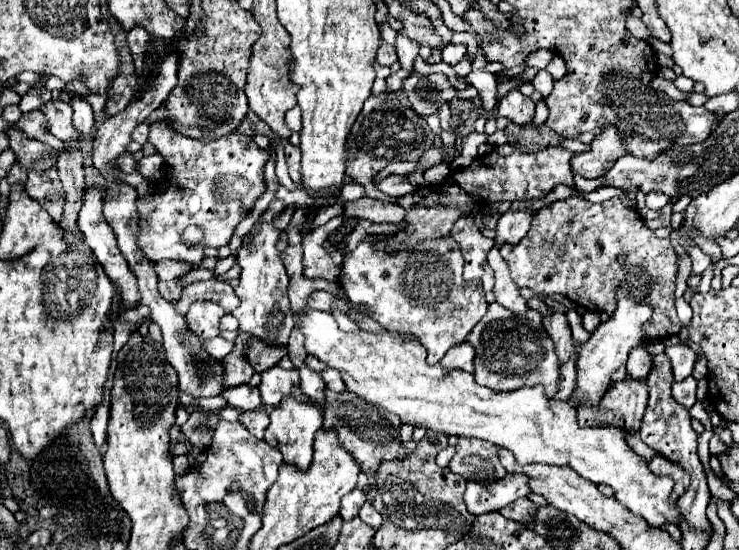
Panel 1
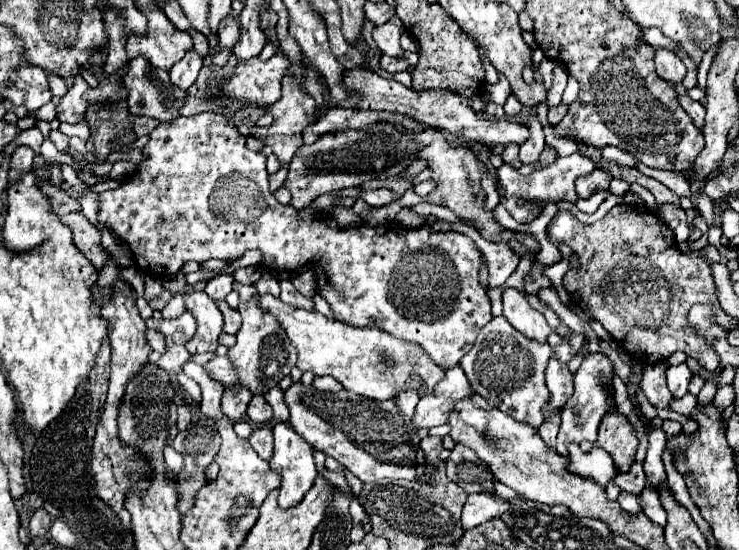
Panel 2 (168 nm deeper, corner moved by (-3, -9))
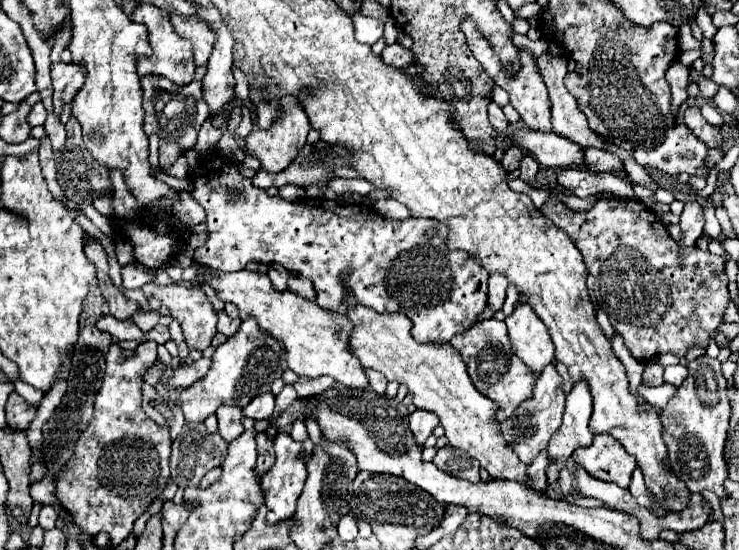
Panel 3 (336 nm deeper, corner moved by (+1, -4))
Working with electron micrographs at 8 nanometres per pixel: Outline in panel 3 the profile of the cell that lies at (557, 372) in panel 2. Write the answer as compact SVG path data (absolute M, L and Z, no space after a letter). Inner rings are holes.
M547 364L535 384L533 390L533 398L527 400L521 410L517 410L517 416L503 420L501 422L501 432L505 434L505 440L513 446L513 450L517 450L517 456L521 458L521 462L531 464L533 458L537 456L537 452L541 452L549 438L553 436L553 432L561 426L561 418L563 418L563 408L565 408L565 392L563 392L563 380L555 370L555 364Z

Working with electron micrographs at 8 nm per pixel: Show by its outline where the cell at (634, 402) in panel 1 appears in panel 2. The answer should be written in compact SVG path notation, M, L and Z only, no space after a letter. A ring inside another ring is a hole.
M611 411L603 417L599 425L599 439L595 445L613 455L613 463L617 463L617 469L621 473L627 473L635 461L637 451L635 431L627 417L617 411Z

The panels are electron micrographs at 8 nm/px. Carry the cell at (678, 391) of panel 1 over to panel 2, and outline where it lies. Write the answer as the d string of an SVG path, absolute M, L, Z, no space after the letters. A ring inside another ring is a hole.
M687 393L681 399L673 399L669 403L669 409L675 411L675 413L681 413L681 415L691 415L691 411L695 409L695 405L697 405L697 397L691 395L691 393Z

